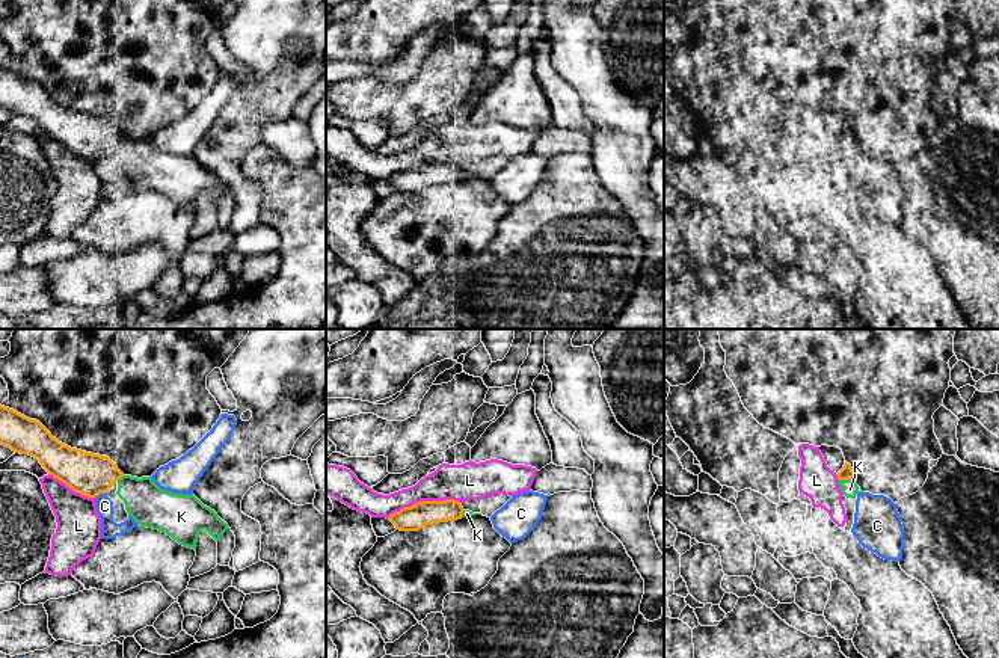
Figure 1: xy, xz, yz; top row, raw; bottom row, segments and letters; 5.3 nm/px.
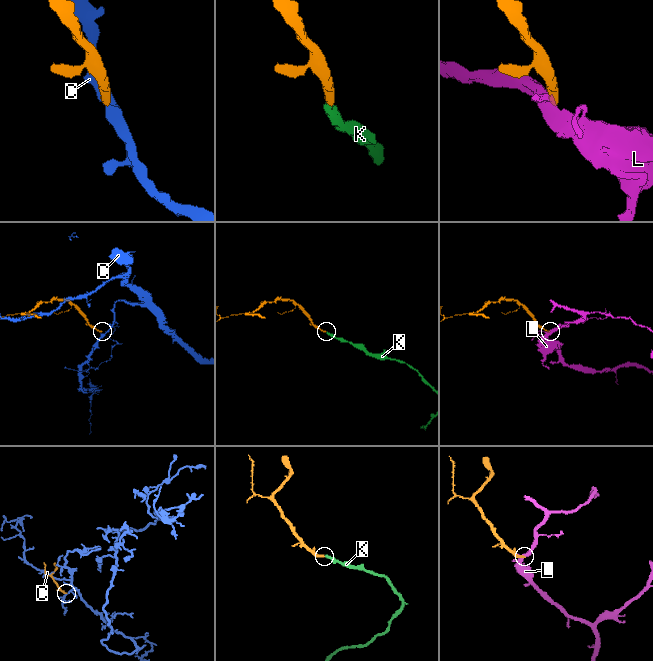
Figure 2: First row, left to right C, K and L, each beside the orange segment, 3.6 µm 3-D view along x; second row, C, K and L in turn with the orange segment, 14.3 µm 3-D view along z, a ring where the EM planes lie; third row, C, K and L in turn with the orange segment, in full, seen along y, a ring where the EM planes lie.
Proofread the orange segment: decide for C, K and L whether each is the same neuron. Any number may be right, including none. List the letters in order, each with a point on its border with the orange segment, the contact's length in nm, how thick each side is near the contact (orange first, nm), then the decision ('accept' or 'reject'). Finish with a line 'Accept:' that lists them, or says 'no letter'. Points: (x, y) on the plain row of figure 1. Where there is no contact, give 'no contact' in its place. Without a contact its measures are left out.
C: contact xy (100, 154); length 80 nm; calibres 220 and 100 nm; reject
K: contact yz (845, 141); length 100 nm; calibres 70 and 90 nm; accept
L: contact xz (423, 163); length 400 nm; calibres 140 and 190 nm; reject
Accept: K

